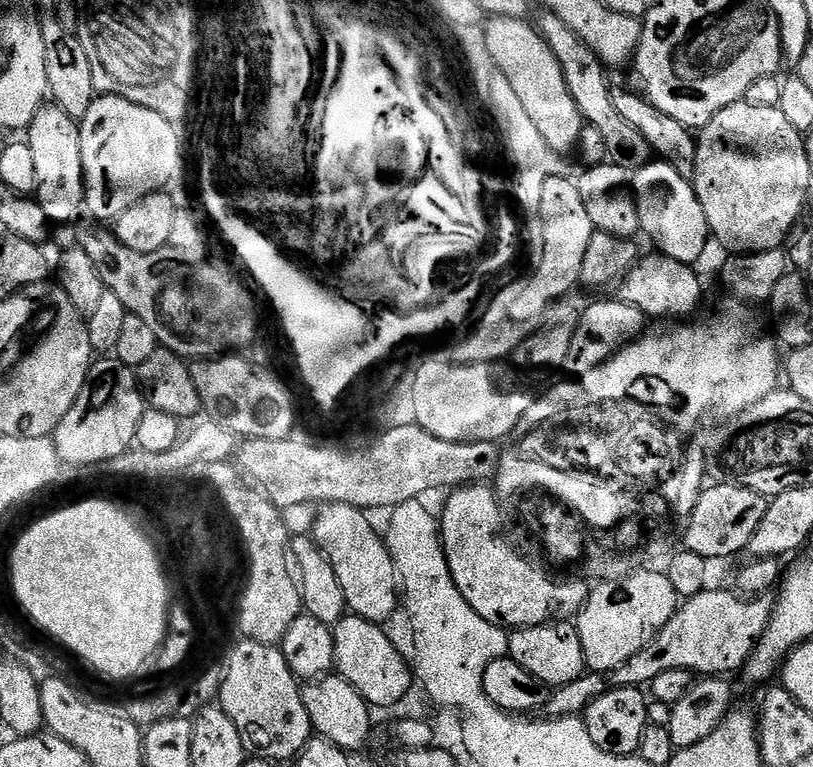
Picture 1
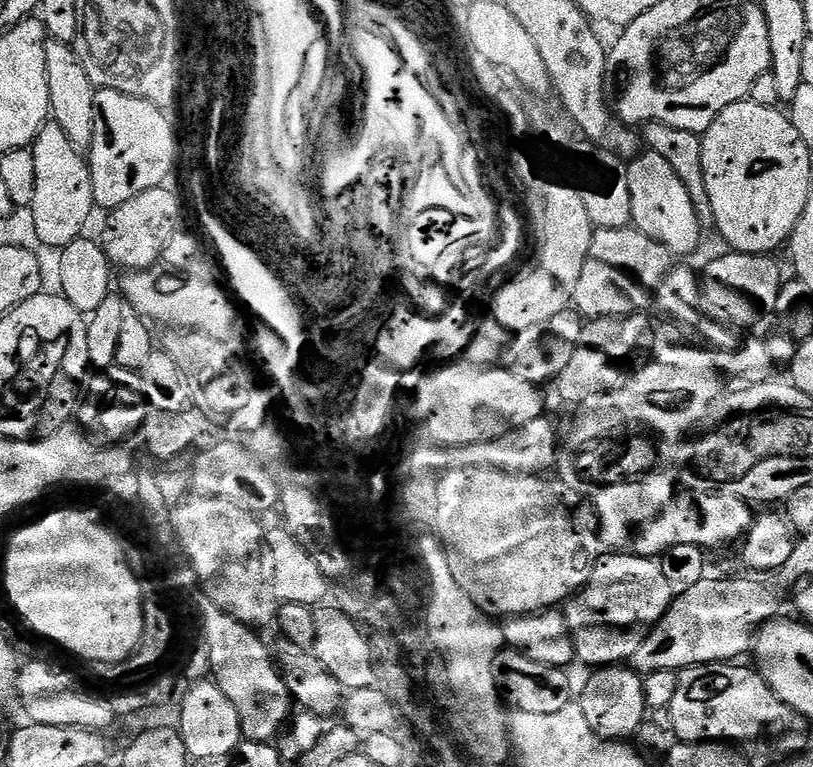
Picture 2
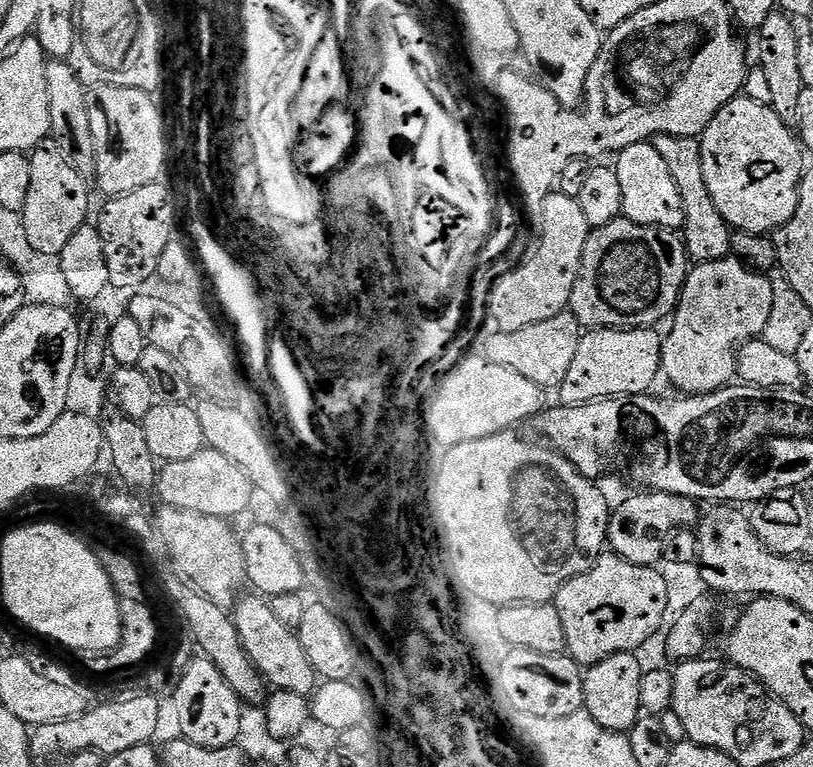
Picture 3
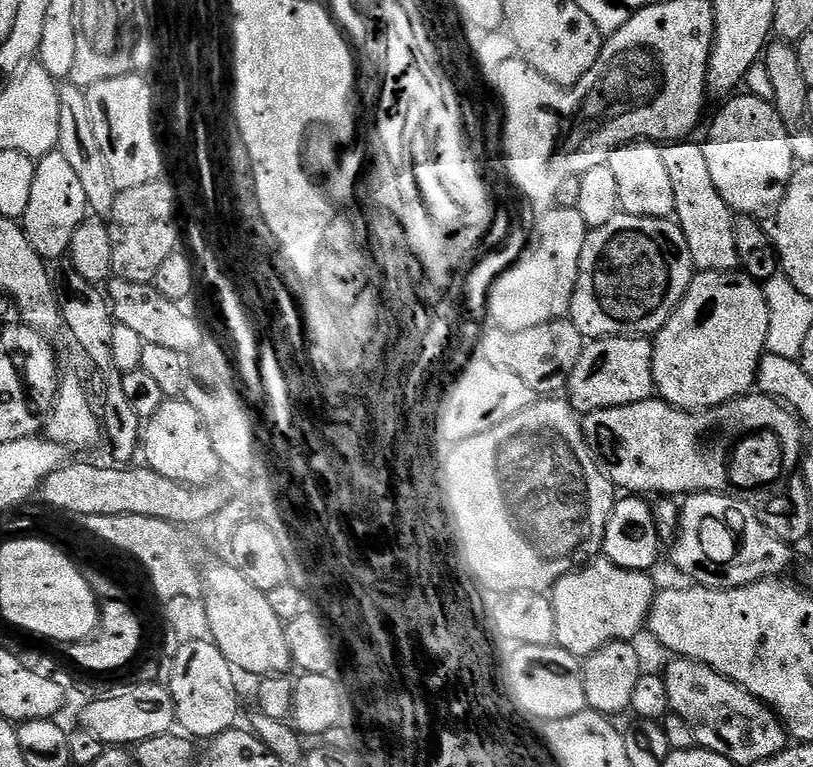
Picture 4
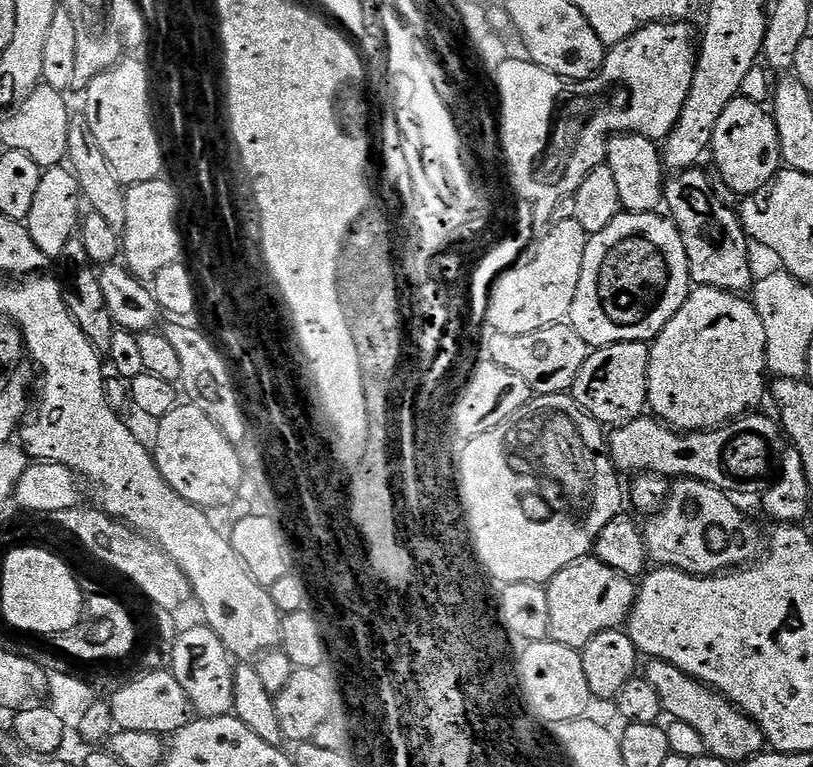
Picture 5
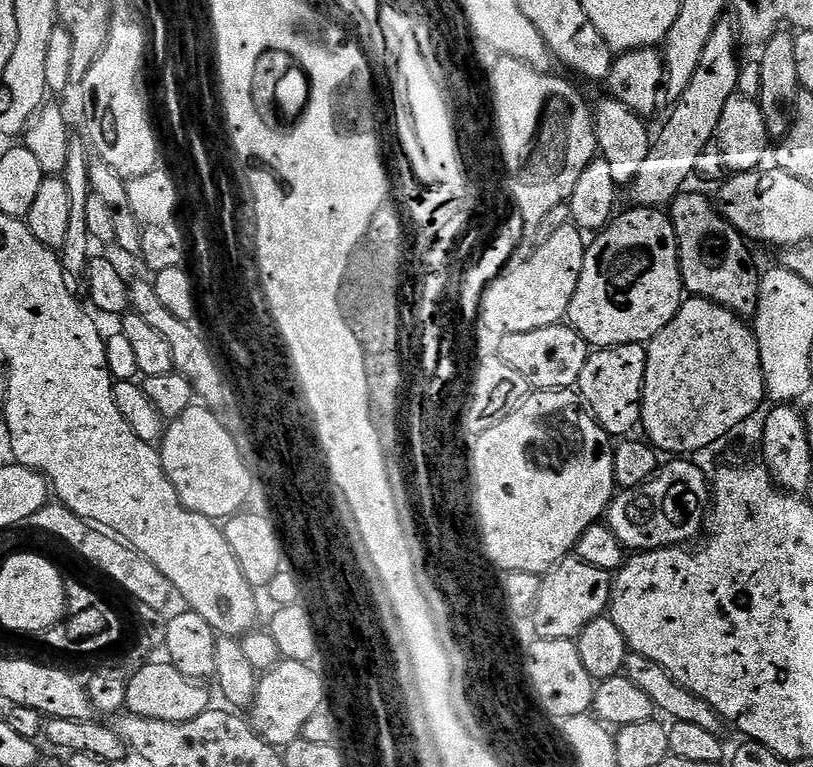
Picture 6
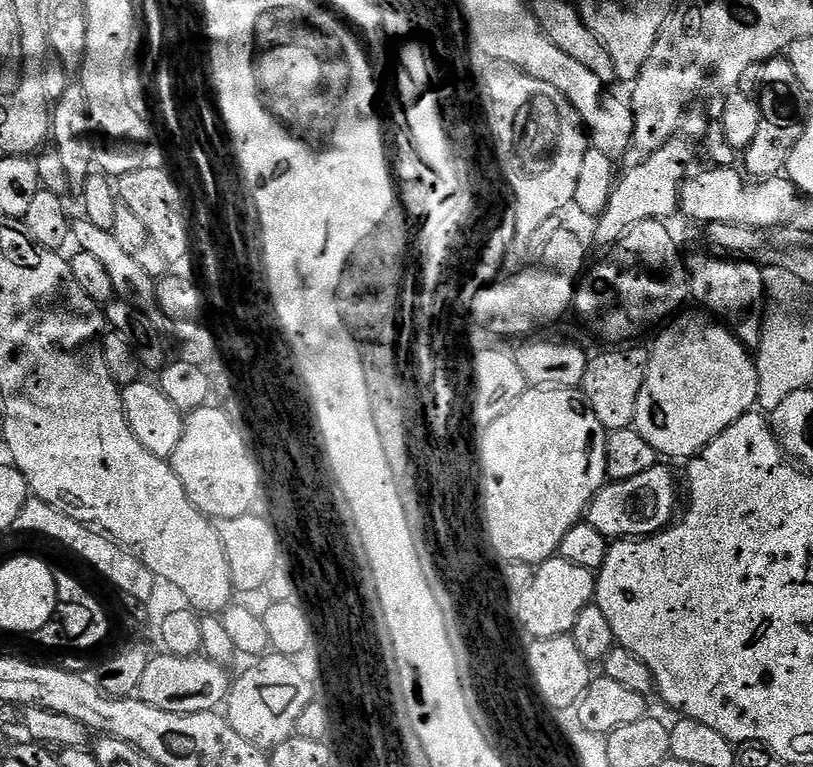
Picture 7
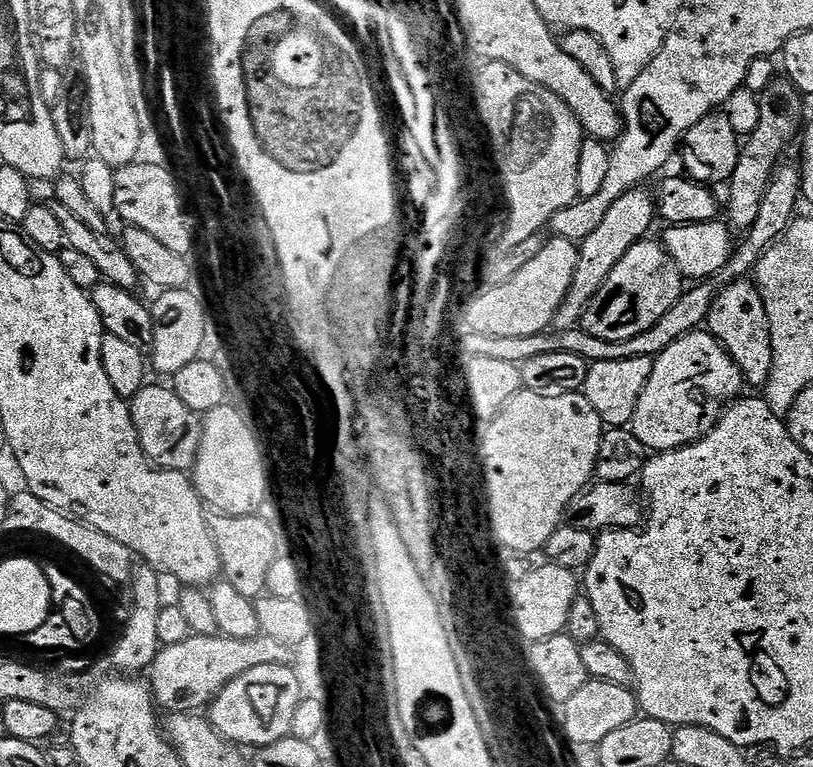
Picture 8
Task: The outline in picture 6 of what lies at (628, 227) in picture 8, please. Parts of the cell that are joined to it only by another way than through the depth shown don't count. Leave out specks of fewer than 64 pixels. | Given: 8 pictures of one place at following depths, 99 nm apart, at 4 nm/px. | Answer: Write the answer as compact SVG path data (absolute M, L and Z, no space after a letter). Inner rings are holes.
M725 18L719 20L716 23L716 29L712 31L710 36L710 42L706 42L706 50L702 50L702 58L698 62L698 70L694 70L694 78L690 78L690 86L686 86L686 90L680 95L675 97L674 103L676 104L672 108L672 113L668 116L668 121L660 128L660 133L655 133L654 139L652 141L652 148L646 154L646 162L642 164L642 170L638 172L638 178L630 185L630 192L637 205L641 208L659 208L663 209L665 206L671 205L672 201L680 195L682 189L685 187L684 184L692 176L692 171L700 164L700 155L708 148L708 143L715 141L717 139L718 133L720 131L720 119L722 118L722 110L726 110L726 102L730 102L732 96L737 95L738 89L736 88L740 84L740 52L736 49L736 44L738 45L738 29L731 19Z

